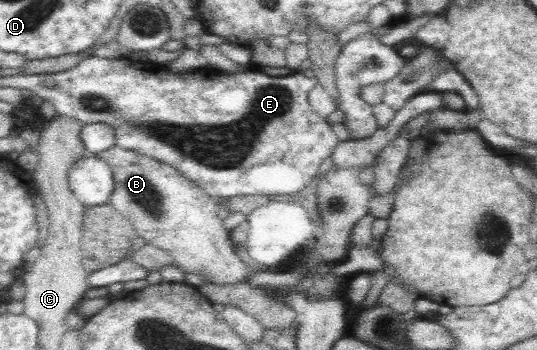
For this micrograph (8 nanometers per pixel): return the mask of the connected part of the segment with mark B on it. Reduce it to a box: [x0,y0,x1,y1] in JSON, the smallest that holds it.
[96,145,256,285]

